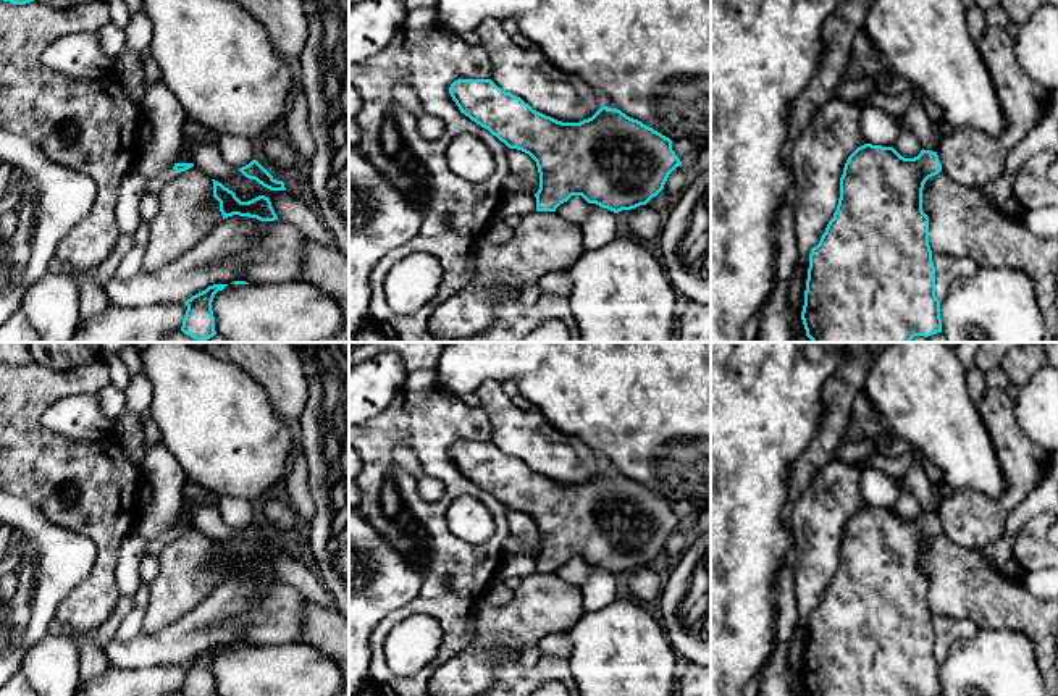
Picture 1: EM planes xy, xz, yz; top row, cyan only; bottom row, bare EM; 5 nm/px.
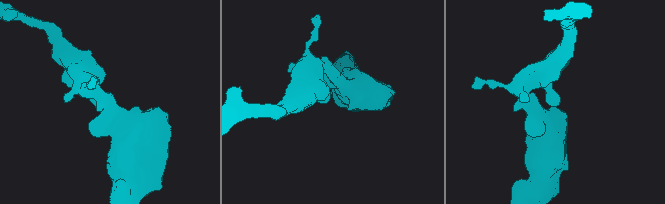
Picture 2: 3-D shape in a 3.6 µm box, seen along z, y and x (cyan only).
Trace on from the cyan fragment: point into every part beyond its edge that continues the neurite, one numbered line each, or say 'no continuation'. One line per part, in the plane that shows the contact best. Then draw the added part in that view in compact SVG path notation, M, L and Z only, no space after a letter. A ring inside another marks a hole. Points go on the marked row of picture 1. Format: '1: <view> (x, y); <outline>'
no continuation

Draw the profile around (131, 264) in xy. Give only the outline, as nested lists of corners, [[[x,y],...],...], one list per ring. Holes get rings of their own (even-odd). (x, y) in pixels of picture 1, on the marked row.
[[[132,247],[124,255],[124,258],[120,262],[120,266],[116,268],[113,278],[129,279],[134,275],[137,275],[142,270],[144,254],[145,254],[145,249],[142,249],[142,247]]]

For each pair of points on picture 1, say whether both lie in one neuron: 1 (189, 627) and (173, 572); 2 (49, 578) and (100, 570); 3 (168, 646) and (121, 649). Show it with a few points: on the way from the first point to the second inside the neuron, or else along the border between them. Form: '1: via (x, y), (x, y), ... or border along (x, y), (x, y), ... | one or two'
1: border along (214, 588), (178, 619), (152, 632) | two
2: border along (86, 535), (97, 559), (65, 599) | two
3: via (157, 649), (133, 649) | one

